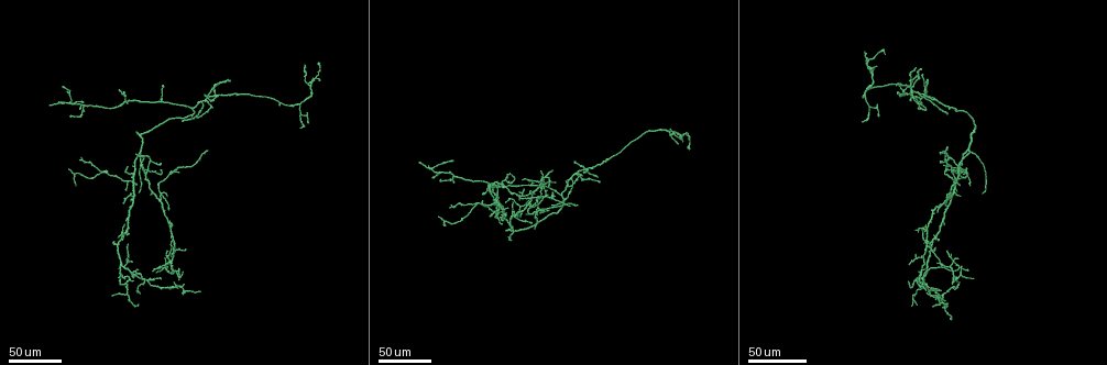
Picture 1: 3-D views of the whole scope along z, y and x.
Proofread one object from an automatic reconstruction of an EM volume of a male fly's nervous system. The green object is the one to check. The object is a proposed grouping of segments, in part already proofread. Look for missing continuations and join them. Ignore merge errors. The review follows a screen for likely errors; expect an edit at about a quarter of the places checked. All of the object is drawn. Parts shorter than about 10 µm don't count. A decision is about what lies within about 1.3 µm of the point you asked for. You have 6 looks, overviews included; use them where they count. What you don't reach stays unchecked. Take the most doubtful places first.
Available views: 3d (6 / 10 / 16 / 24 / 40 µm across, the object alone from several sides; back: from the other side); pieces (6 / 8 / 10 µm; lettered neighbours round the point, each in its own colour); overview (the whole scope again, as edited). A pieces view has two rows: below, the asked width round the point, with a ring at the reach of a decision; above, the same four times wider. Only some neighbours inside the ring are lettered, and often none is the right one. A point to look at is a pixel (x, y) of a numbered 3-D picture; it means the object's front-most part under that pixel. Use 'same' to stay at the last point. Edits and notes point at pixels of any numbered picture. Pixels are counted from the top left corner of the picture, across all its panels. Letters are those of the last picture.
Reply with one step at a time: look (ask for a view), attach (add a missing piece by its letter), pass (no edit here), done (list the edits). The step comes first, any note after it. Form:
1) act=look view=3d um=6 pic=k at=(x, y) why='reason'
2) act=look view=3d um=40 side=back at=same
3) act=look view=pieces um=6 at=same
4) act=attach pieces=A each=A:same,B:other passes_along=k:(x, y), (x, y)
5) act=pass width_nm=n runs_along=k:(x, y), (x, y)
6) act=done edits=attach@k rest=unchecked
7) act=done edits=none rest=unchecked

act=look view=3d um=40 pic=1 at=(506, 231) why='free end'

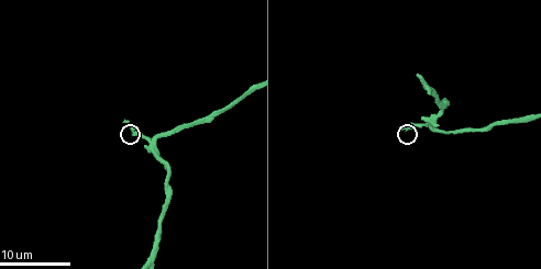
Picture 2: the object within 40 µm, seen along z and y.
act=look view=pieces um=8 pic=2 at=(123, 122) why='see the neighbours'

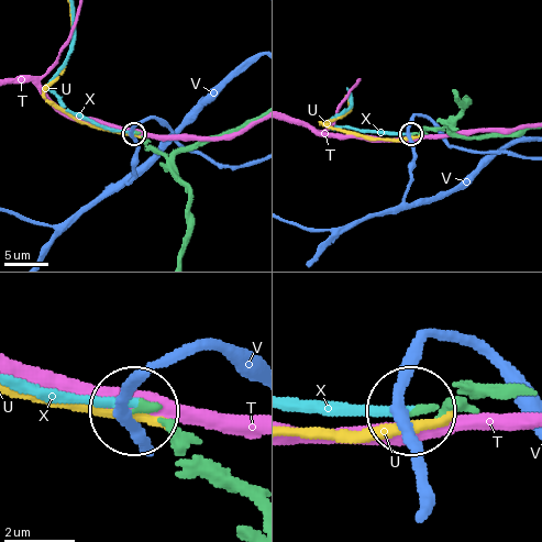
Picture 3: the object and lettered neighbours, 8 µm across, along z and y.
act=attach pieces=X each=T:other,U:other,V:other,X:same passes_along=3:(228, 485), (151, 411), (18, 390) found='it goes on there'

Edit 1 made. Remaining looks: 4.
act=look view=overview why='redraw'

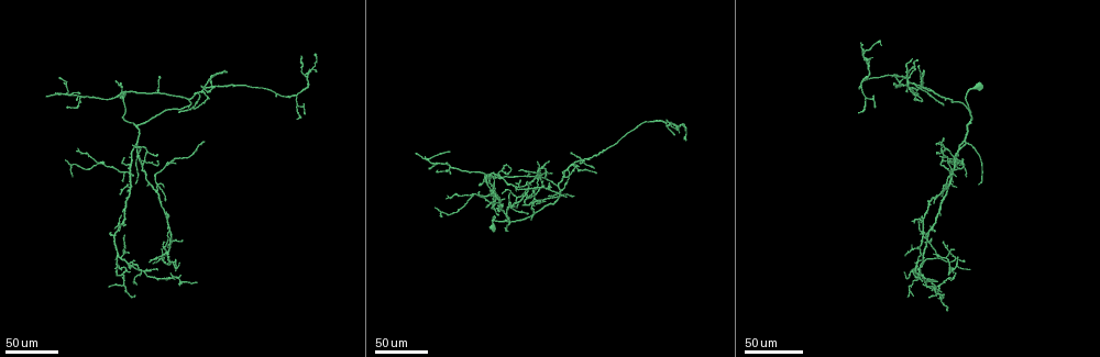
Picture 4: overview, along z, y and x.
act=look view=3d um=24 pic=4 at=(477, 192) why='an open end'

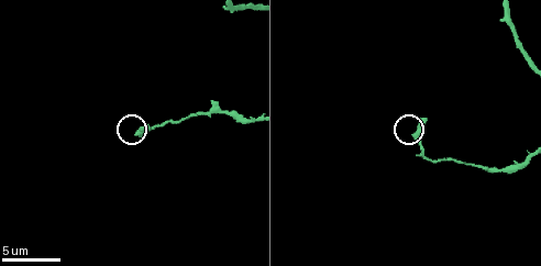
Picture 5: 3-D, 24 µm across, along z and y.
act=look view=pieces um=6 pic=5 at=(425, 118)

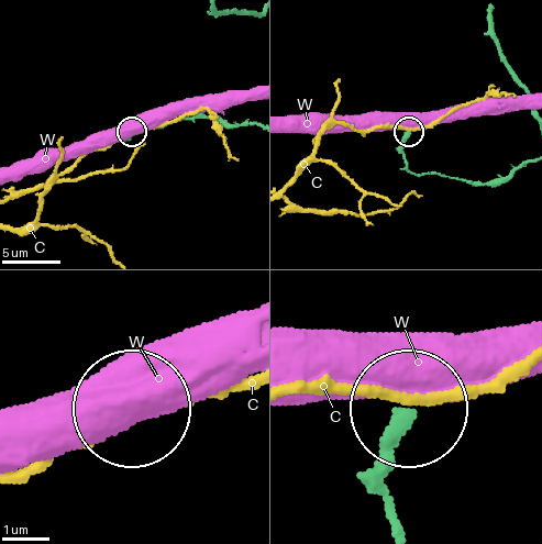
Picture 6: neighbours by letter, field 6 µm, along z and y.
act=pass each=C:other,W:other runs_along=6:(390, 519), (383, 448), (402, 417) found='no lettered piece goes on from it'

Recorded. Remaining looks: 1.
act=done edits=attach@3 rest=unchecked

